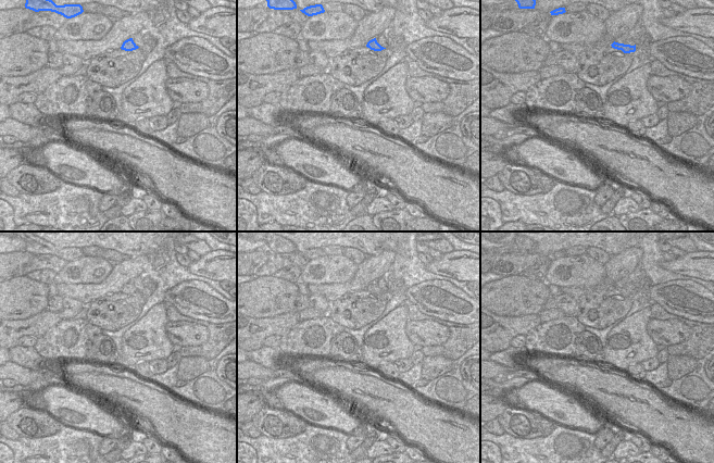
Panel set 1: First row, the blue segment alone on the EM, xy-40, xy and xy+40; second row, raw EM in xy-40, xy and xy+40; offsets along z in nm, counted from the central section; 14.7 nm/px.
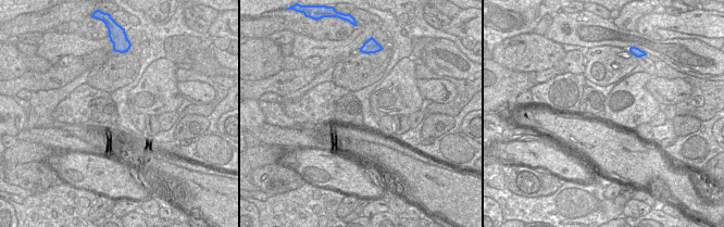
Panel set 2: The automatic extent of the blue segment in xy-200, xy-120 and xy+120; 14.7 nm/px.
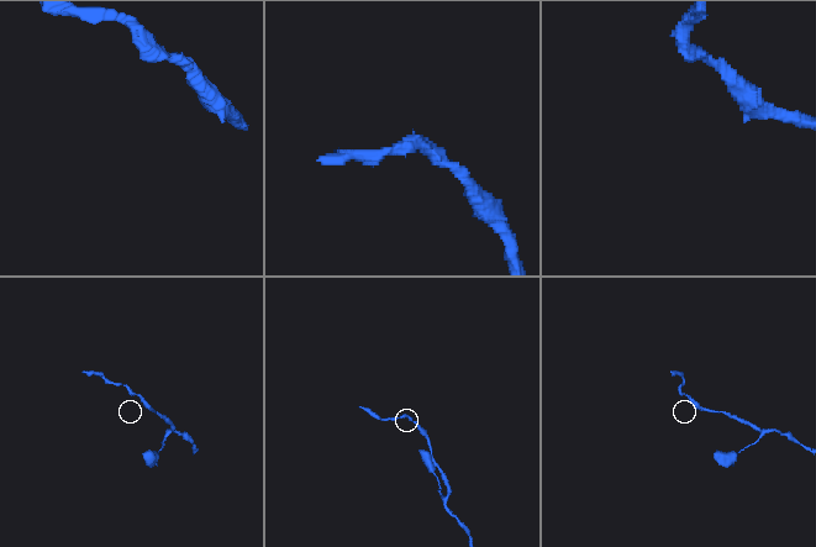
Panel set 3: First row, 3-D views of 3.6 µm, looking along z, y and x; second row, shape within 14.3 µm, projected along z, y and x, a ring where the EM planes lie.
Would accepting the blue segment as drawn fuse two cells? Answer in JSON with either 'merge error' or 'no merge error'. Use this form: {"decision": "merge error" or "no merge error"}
{"decision": "no merge error"}

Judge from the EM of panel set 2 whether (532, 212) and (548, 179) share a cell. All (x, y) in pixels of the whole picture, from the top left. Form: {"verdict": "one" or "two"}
{"verdict": "two"}

